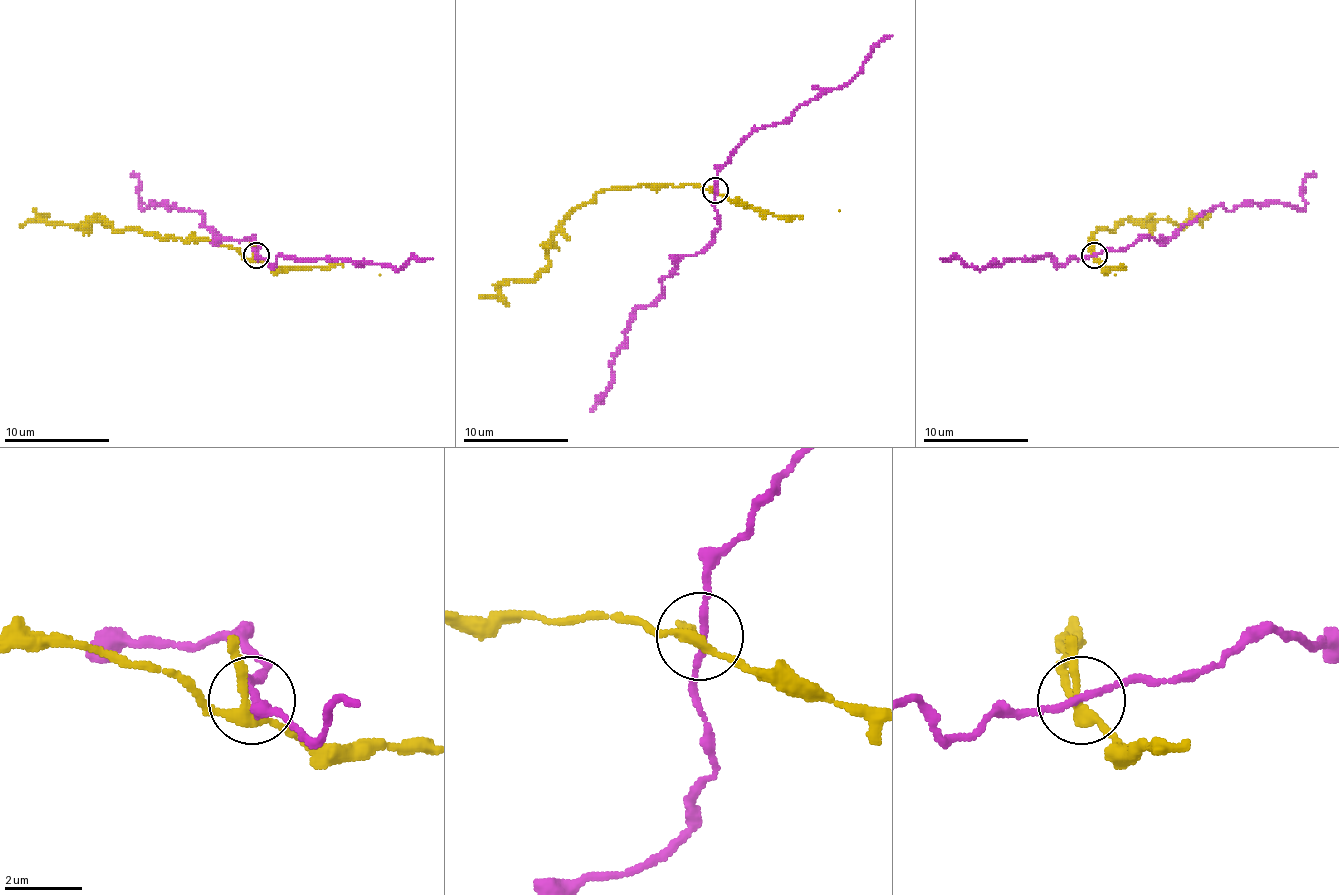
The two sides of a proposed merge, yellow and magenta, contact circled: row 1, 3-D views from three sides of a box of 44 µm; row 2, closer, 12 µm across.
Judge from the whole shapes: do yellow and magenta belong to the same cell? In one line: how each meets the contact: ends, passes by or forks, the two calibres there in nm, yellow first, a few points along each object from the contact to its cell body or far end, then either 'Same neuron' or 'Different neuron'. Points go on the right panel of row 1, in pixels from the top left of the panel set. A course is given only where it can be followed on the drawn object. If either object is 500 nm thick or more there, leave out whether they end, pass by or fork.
At the ring yellow forks. At the ring magenta passes by. Thickness 240 nm (yellow) against 160 nm. Course of yellow: (1094, 256), (1088, 240), (1096, 232), (1115, 229), (1125, 219), (1168, 219), (1184, 224), (1197, 219), (1202, 227). Course of magenta: (1094, 256), (1144, 237), (1170, 240), (1215, 206), (1234, 211), (1289, 203), (1303, 208), (1303, 182), (1316, 174). Same neuron

